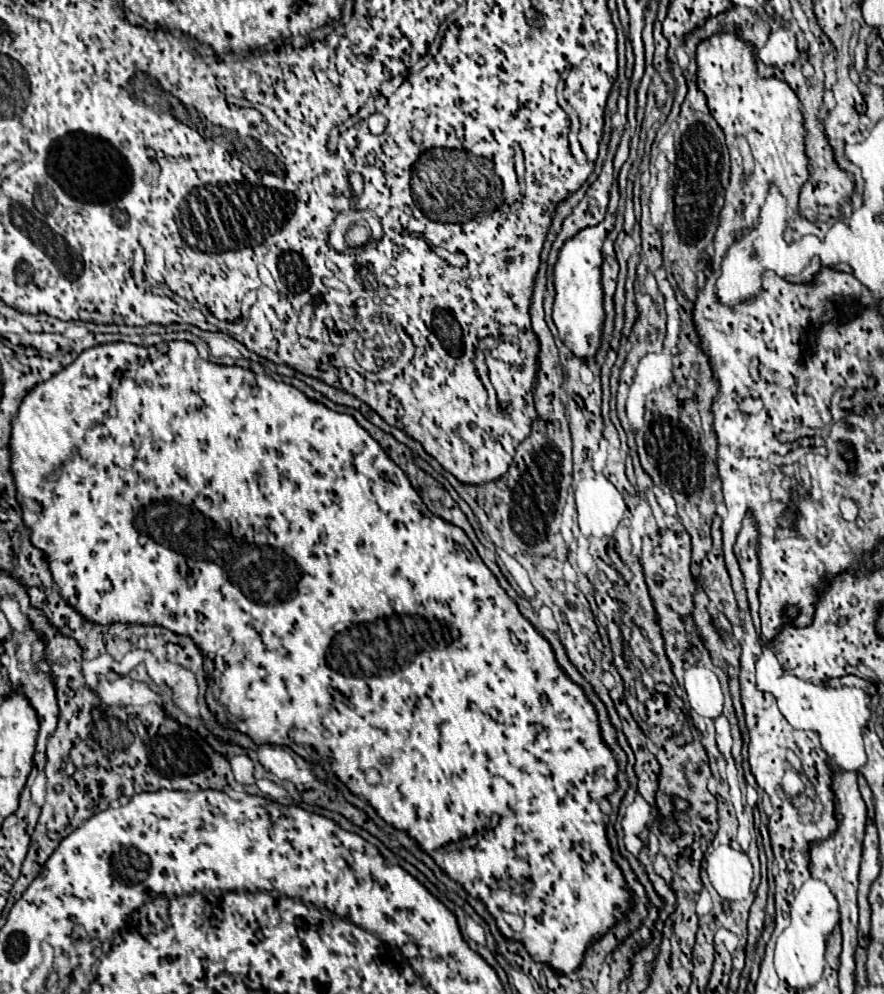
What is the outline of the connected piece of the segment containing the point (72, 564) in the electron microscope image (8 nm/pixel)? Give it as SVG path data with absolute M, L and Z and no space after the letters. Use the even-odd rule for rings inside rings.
M174 340L170 344L164 342L164 344L158 344L158 348L156 346L148 346L146 348L146 346L136 346L136 344L128 344L128 342L108 342L108 344L98 344L98 346L92 346L92 348L84 350L72 364L68 364L64 370L54 374L50 380L40 382L32 390L28 390L28 394L24 396L24 400L22 400L22 404L18 408L16 418L12 420L12 430L10 430L10 472L12 472L14 484L16 484L16 498L22 504L22 522L30 530L30 542L32 542L34 548L38 548L44 554L44 560L48 562L50 572L52 572L52 580L58 584L60 596L70 608L74 608L80 616L84 616L92 624L116 624L116 622L146 624L146 626L154 626L156 624L156 626L164 626L166 630L170 630L174 634L190 636L194 640L194 644L202 650L204 670L208 672L210 682L214 680L214 684L218 686L220 702L228 708L228 714L230 714L228 728L246 734L254 744L288 746L308 762L324 762L326 760L328 764L320 764L326 772L332 772L340 782L344 782L352 794L362 796L376 810L376 814L382 820L386 820L386 824L390 824L396 830L402 830L410 838L414 838L418 842L420 850L426 852L442 868L444 874L448 874L454 882L458 882L472 898L482 900L486 904L486 910L494 916L500 934L506 940L516 940L516 942L524 944L526 952L532 956L534 962L542 962L542 964L550 966L556 974L576 972L580 968L580 964L584 962L584 954L592 946L592 942L600 940L604 934L608 934L616 926L618 918L614 916L614 908L616 906L628 906L630 892L626 890L626 880L624 880L624 874L622 874L620 866L612 858L612 848L610 848L608 838L606 838L604 814L600 812L598 802L618 788L618 782L616 782L618 760L612 754L612 750L606 746L606 742L602 740L596 708L586 698L584 690L576 682L572 682L566 676L566 672L560 668L560 664L556 662L556 654L554 654L550 642L520 614L516 602L506 594L506 590L498 584L496 576L482 562L482 558L478 556L478 552L476 552L472 540L466 536L466 532L462 528L446 522L444 518L432 514L426 508L426 504L422 502L418 492L412 488L412 484L408 480L404 480L406 474L400 470L400 466L396 466L388 458L384 448L350 414L332 412L324 404L310 400L298 388L294 388L290 384L284 384L284 382L276 382L266 374L254 374L248 368L220 366L220 364L214 364L210 360L202 360L198 356L196 346L190 344L190 342L184 342L184 340L182 342ZM56 462L62 462L62 466L64 466L62 474L60 474L60 480L54 482L54 484L48 484L44 480L44 474L54 470ZM384 756L392 758L390 766L382 766L380 760ZM368 768L376 768L380 772L380 776L382 776L382 780L378 784L374 784L374 786L370 786L364 780L364 770L368 770ZM492 816L498 816L496 826L492 826ZM504 912L520 914L524 918L522 932L514 932L504 922Z

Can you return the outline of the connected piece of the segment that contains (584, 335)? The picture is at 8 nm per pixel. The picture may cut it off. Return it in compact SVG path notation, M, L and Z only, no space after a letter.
M614 180L612 188L612 200L608 206L606 220L594 228L586 228L578 232L578 236L566 240L558 264L554 268L554 286L556 286L556 298L554 298L554 324L558 328L560 340L566 344L566 348L578 356L580 360L590 360L596 356L600 344L602 344L602 328L604 328L604 290L602 290L602 242L608 236L608 232L614 228L616 222L616 204L618 204L618 182Z

